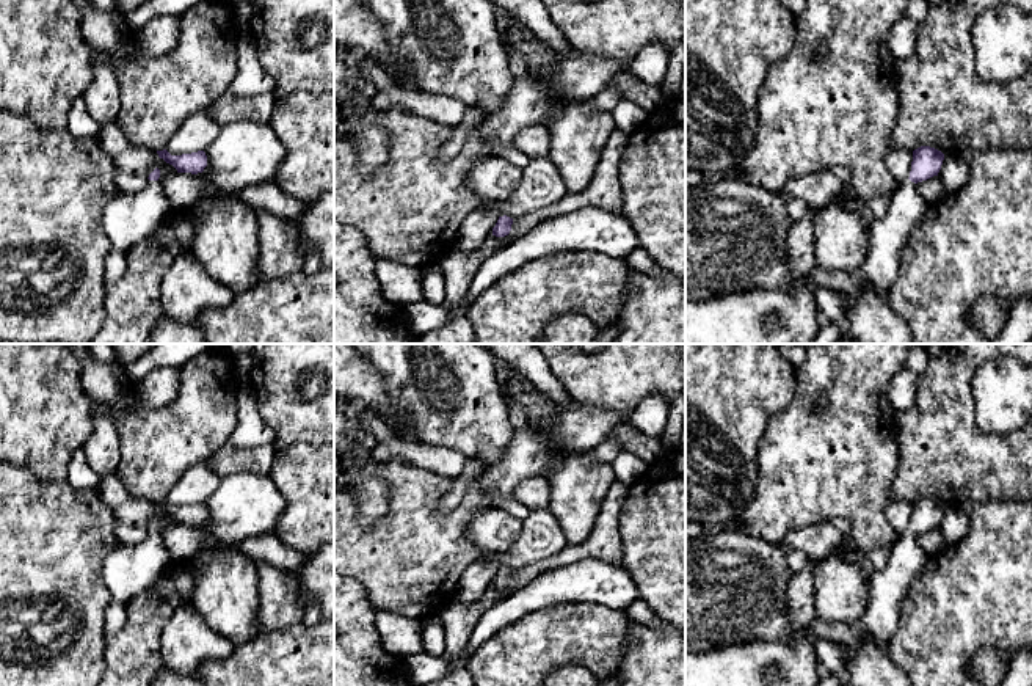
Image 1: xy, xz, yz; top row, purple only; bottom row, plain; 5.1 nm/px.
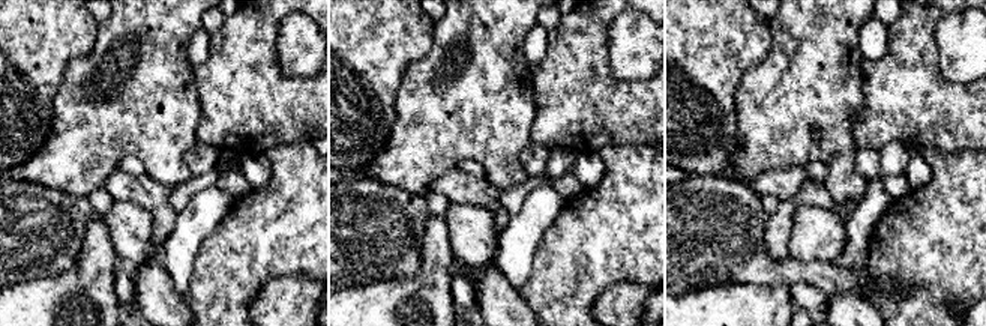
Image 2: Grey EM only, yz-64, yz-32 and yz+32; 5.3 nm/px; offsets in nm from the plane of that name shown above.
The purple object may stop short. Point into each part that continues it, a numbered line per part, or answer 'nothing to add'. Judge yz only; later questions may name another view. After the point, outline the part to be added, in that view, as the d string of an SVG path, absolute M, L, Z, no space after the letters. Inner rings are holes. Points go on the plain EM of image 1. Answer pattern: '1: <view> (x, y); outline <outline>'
1: yz (890, 586); outline M907 531L894 543L886 565L870 573L869 601L859 622L880 645L888 645L899 628L902 601L927 559L916 535Z

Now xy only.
1: xy (127, 572); outline M149 532L138 545L119 543L104 560L102 579L113 600L127 604L151 589L171 557L162 543L160 532Z

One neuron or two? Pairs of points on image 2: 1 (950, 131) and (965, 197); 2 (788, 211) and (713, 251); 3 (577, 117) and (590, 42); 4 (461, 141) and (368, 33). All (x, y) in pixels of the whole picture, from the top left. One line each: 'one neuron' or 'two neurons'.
1: two neurons
2: two neurons
3: one neuron
4: two neurons

